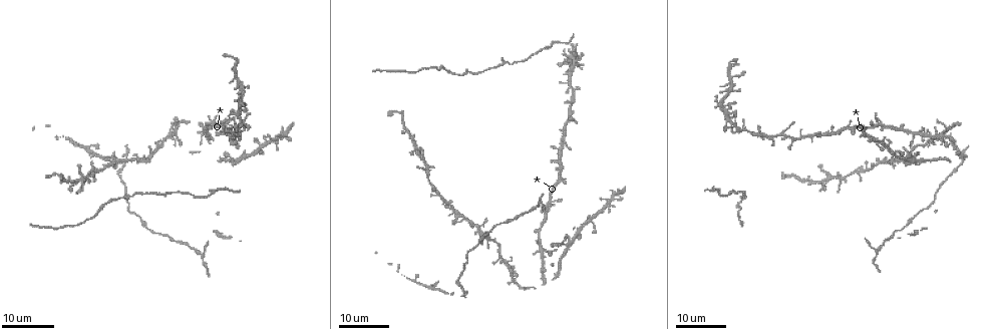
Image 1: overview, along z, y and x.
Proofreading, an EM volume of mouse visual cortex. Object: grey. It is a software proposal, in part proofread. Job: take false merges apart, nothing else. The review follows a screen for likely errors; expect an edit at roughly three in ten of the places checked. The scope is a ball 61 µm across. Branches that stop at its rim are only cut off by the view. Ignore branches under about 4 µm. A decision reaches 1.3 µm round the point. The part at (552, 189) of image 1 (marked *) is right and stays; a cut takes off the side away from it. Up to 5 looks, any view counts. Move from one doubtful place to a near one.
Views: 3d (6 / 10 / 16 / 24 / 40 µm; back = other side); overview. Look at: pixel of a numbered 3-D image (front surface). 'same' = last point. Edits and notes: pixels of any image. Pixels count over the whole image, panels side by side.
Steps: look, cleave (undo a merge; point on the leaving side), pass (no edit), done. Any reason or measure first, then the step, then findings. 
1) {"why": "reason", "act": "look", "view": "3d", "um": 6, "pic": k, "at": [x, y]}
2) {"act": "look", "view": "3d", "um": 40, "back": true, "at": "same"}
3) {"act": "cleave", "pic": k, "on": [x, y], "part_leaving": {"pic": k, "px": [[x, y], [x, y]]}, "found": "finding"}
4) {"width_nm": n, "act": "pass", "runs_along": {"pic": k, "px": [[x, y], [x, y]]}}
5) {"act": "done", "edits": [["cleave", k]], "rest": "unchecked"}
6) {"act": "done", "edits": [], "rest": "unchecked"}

{"why": "side arm on a straight run", "act": "look", "view": "3d", "um": 16, "pic": 1, "at": [845, 177]}

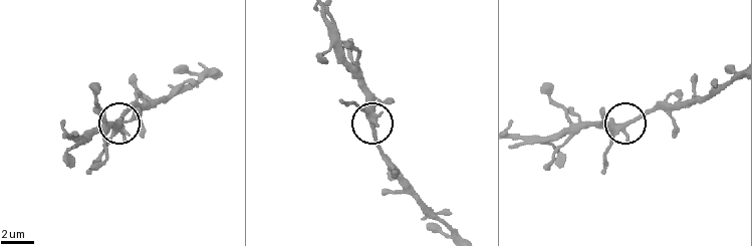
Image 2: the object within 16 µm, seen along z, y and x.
{"act": "look", "view": "3d", "um": 6, "pic": 2, "at": [374, 128]}

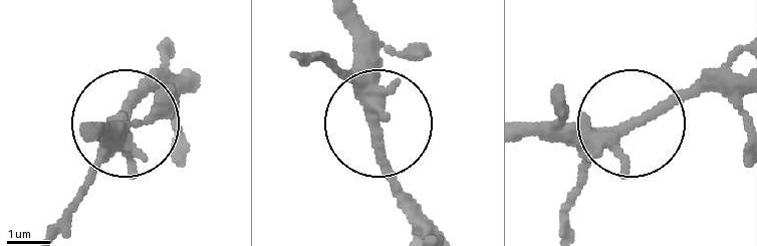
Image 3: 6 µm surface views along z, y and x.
{"width_nm": 270, "act": "pass", "runs_along": {"pic": 3, "px": [[738, 77], [705, 80], [597, 132], [522, 132]]}, "found": "all the same neuron"}

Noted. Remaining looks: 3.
{"why": "three arms meet", "act": "look", "view": "3d", "um": 16, "pic": 1, "at": [789, 177]}

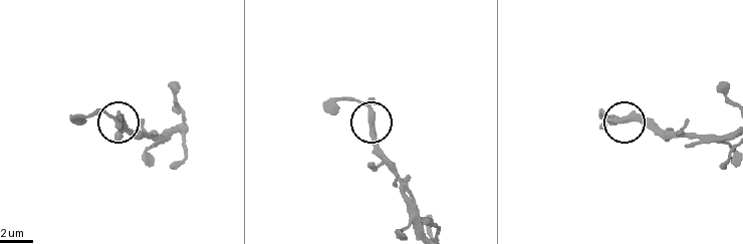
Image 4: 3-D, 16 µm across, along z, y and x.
{"act": "look", "view": "3d", "um": 10, "pic": 4, "at": [373, 118]}

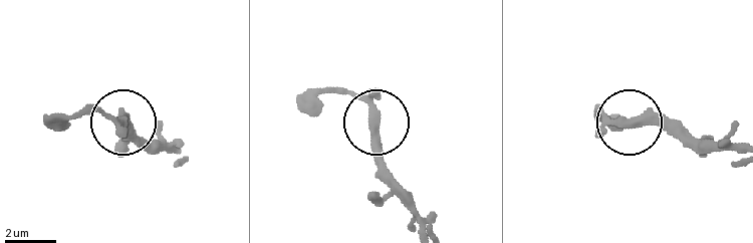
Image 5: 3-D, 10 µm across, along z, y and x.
{"act": "look", "view": "3d", "um": 10, "back": true, "pic": 5, "at": [372, 119]}

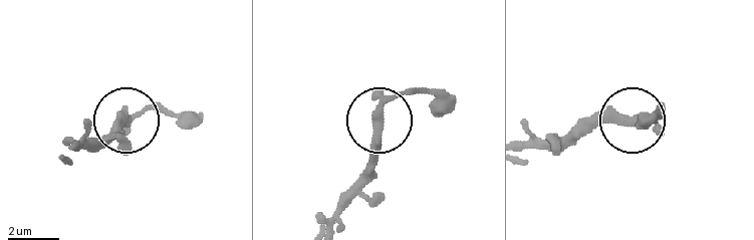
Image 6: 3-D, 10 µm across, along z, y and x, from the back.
{"arms": 3, "act": "pass", "runs_along": {"pic": 6, "px": [[327, 230], [340, 198], [370, 159], [384, 107], [418, 89]]}, "found": "all the same neuron"}

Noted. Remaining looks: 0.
{"act": "done", "edits": [], "rest": "unchecked"}

